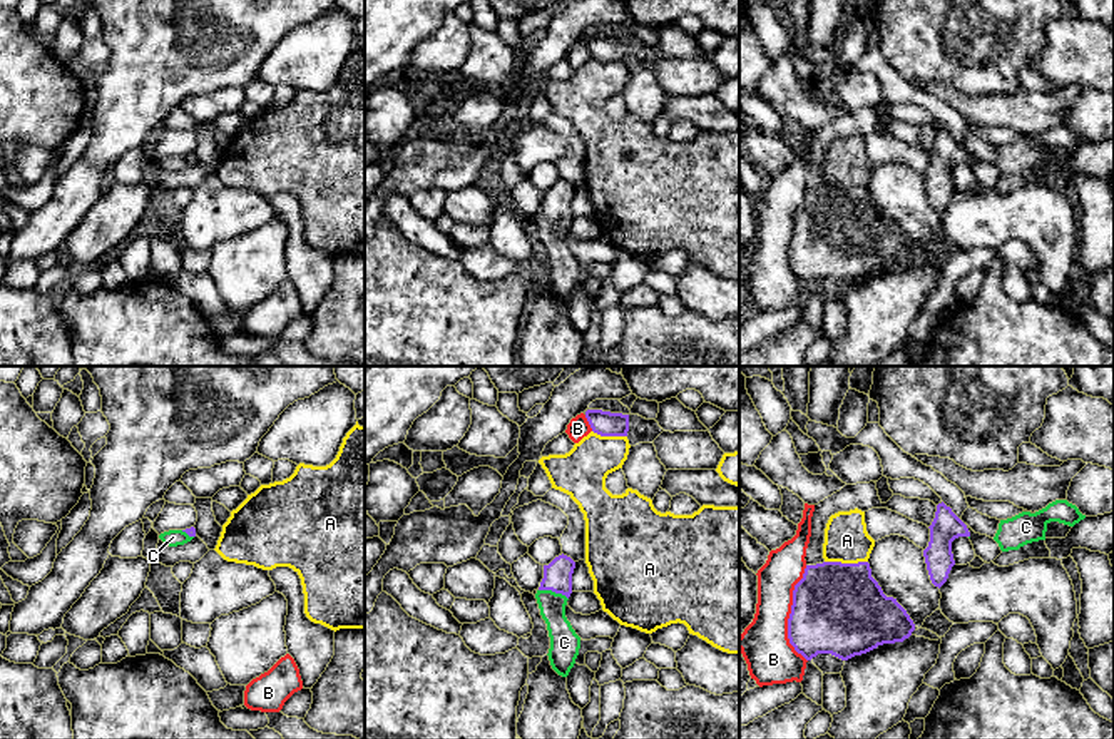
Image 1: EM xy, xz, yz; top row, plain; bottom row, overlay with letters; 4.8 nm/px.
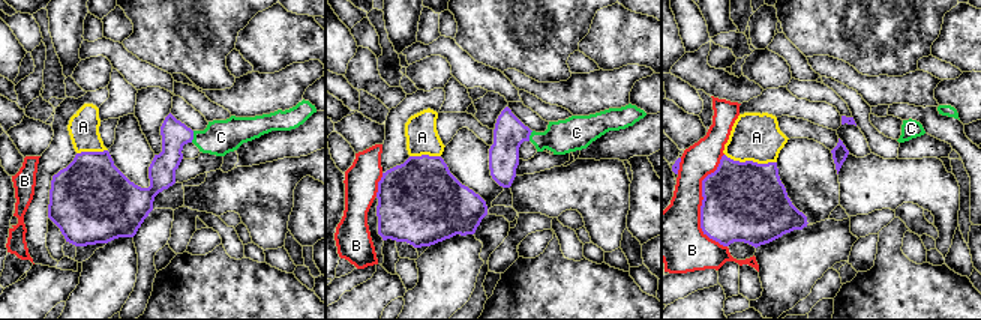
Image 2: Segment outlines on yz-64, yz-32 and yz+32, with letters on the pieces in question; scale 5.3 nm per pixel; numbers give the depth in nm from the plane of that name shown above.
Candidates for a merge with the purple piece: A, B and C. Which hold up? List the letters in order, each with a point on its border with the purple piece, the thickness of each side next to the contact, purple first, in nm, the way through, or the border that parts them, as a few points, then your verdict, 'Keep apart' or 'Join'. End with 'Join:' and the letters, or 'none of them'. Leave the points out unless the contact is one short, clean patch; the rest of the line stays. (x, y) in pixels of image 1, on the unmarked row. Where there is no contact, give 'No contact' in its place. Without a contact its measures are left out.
A: Touches purple at yz (847, 189). Thickness 440 nm (purple) against 220 nm. Keep apart
B: Touches purple at yz (790, 239). Thickness 440 nm (purple) against 240 nm. Keep apart
C: Touches purple at xz (554, 216). Thickness 140 nm (purple) against 140 nm. Path across: xz (557, 201), (554, 216), (554, 243), (564, 266). Join
Join: C

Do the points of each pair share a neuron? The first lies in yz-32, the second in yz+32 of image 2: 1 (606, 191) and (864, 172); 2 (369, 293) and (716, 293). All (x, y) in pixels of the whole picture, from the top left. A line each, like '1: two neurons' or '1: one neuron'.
1: one neuron
2: one neuron

